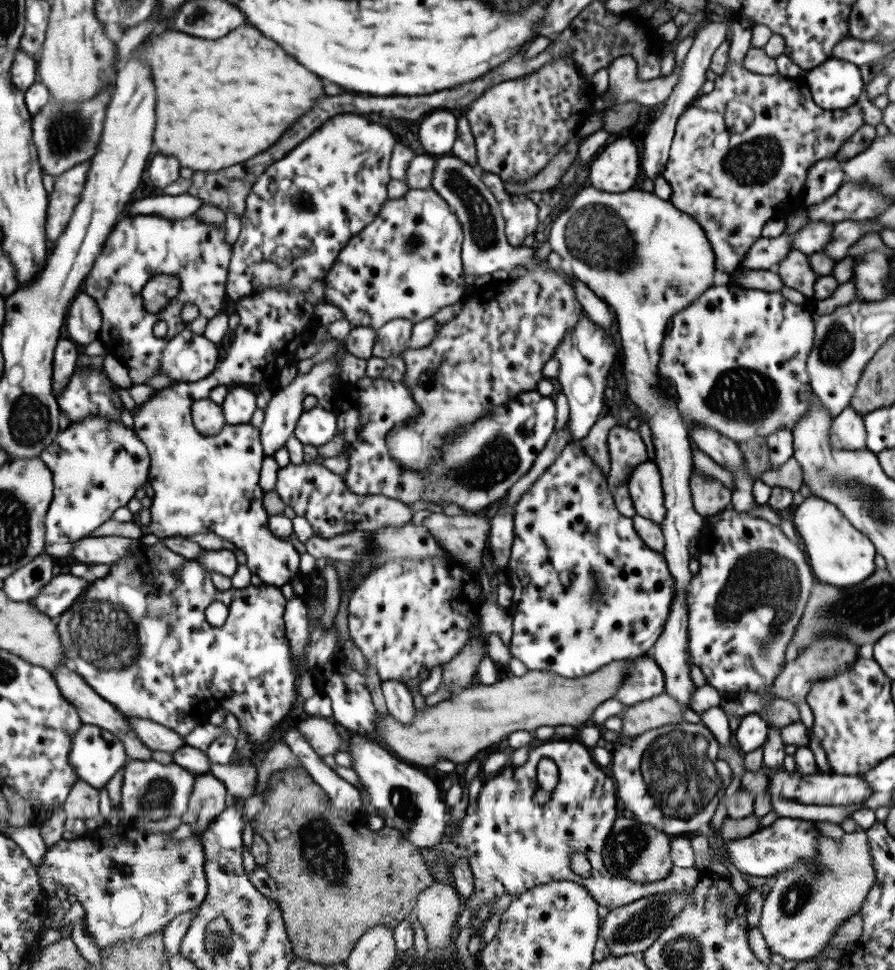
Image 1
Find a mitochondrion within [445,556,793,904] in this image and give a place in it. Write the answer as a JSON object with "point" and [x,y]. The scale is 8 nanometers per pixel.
{"point":[682,781]}

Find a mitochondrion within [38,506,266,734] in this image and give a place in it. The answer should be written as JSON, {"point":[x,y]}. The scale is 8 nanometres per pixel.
{"point":[102,631]}

